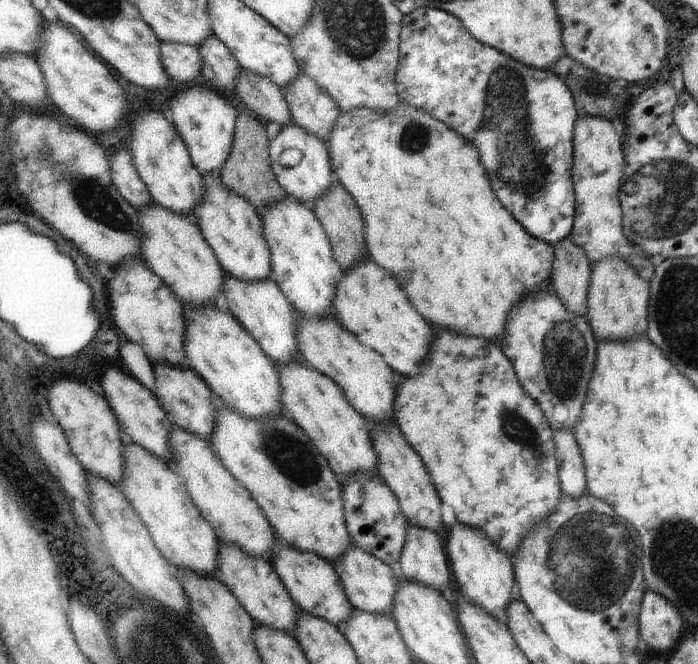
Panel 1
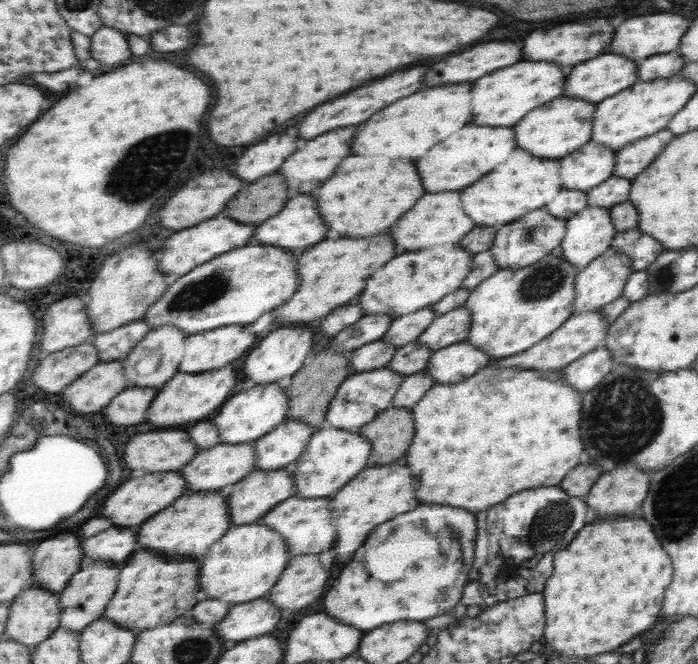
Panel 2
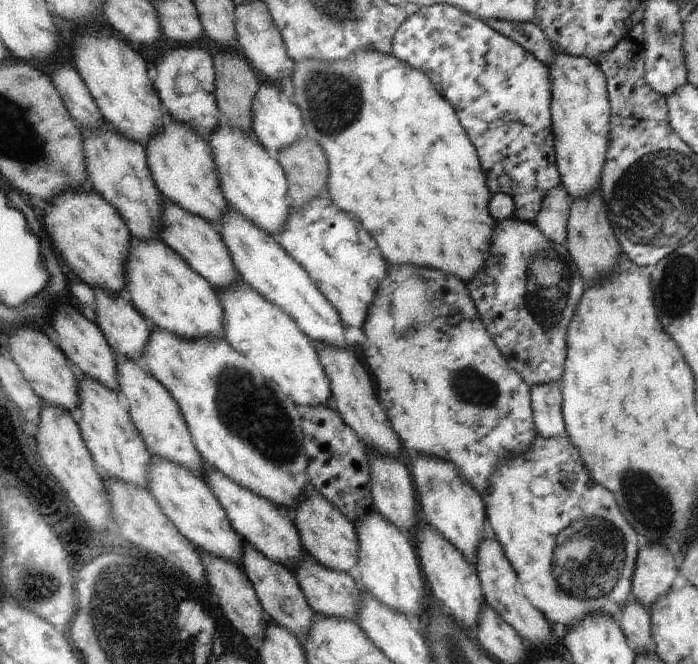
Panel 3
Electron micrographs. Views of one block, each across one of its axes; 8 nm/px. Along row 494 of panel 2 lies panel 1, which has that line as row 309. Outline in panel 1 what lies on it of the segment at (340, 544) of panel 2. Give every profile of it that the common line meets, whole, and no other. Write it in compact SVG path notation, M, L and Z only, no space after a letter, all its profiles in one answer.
M362 261L343 274L335 306L341 324L367 346L380 352L400 376L418 374L424 358L430 358L434 342L430 322L426 322L414 308L408 292L396 282L396 278L376 262Z

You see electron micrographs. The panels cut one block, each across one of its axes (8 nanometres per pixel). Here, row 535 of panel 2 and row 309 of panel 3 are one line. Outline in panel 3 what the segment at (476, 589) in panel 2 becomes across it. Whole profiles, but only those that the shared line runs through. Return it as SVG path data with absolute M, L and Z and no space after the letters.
M511 216L500 222L495 231L493 248L485 270L467 286L487 330L497 340L498 347L509 360L509 366L521 376L524 383L531 389L537 385L561 384L568 358L568 324L574 316L578 300L584 294L584 282L565 246L550 243L534 223Z

